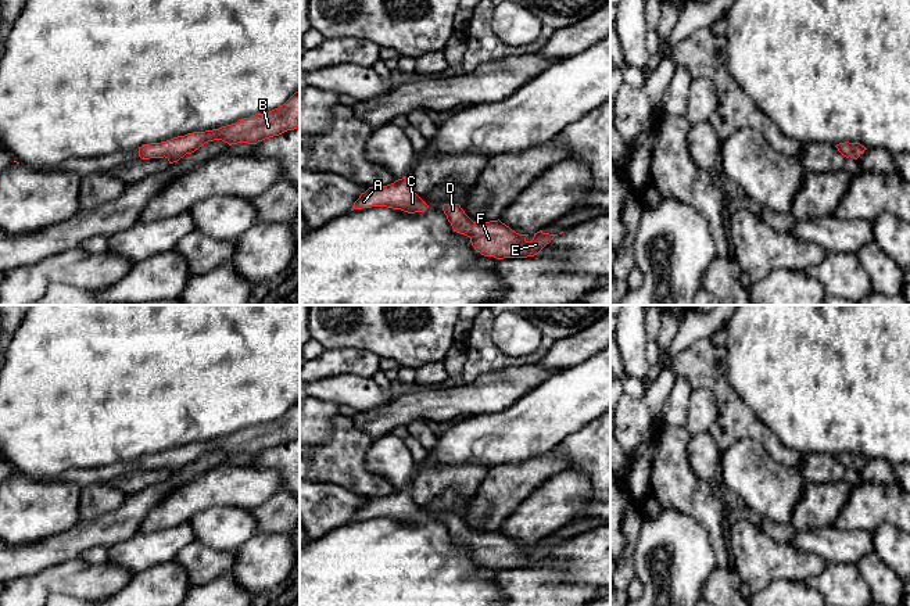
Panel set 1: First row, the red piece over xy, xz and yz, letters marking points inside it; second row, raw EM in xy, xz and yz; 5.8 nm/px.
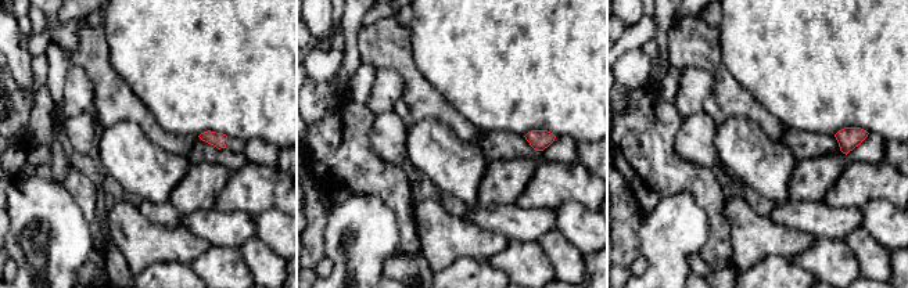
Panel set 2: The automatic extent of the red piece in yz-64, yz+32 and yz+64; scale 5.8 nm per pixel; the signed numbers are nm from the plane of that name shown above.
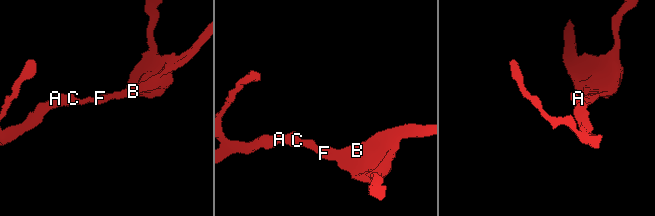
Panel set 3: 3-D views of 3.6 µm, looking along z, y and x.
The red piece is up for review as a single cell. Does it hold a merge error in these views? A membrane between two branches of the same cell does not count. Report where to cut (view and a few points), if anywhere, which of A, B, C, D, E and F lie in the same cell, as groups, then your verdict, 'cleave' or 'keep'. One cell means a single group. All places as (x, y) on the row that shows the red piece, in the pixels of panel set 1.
cut none; groups A B C D E F; keep

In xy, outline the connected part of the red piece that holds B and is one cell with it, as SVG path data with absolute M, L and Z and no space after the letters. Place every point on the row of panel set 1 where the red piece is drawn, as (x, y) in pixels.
M300 90L283 105L269 112L255 114L219 129L193 132L161 143L143 144L139 147L139 157L141 159L165 157L169 164L173 164L208 141L222 140L229 146L237 143L257 144L294 129L300 129Z

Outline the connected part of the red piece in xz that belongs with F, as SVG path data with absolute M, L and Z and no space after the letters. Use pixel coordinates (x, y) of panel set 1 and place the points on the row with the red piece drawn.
M444 204L443 211L454 232L467 236L481 255L497 259L534 257L558 236L540 230L534 233L531 241L527 241L529 234L516 233L499 219L473 222L459 204Z

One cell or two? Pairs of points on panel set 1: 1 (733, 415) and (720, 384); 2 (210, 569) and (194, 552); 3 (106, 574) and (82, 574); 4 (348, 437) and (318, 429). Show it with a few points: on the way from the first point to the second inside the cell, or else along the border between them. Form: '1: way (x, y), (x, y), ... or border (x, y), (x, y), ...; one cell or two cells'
1: way (730, 408), (722, 391); one cell
2: way (205, 565), (199, 556); one cell
3: way (100, 574), (88, 574); one cell
4: border (339, 415), (332, 420), (332, 436), (314, 448); two cells

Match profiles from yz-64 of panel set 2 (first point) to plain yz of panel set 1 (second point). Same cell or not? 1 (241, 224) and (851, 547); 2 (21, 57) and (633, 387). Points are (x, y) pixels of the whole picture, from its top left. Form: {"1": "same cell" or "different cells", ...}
{"1": "same cell", "2": "different cells"}

